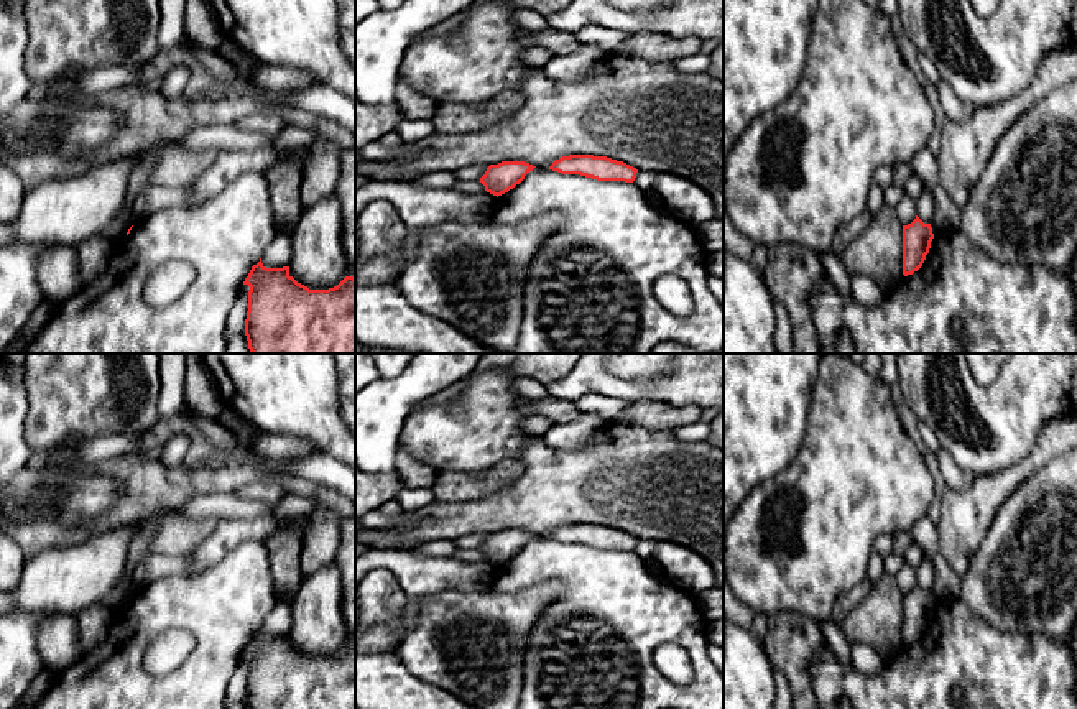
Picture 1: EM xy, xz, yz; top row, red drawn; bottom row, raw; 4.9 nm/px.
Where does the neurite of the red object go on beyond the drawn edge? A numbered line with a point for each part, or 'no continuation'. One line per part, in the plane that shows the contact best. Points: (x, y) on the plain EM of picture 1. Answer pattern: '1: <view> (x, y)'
no continuation

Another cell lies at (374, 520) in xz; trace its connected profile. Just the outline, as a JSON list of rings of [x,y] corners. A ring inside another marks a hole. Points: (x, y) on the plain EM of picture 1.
[[[373,510],[358,520],[358,526],[367,530],[390,530],[401,525],[406,520],[406,515],[408,512],[400,515],[385,515],[380,510]]]

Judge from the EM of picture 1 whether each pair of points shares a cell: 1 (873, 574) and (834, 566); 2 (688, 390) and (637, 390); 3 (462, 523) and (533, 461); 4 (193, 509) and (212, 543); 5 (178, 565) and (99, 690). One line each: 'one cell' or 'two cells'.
1: two cells
2: one cell
3: one cell
4: two cells
5: two cells

